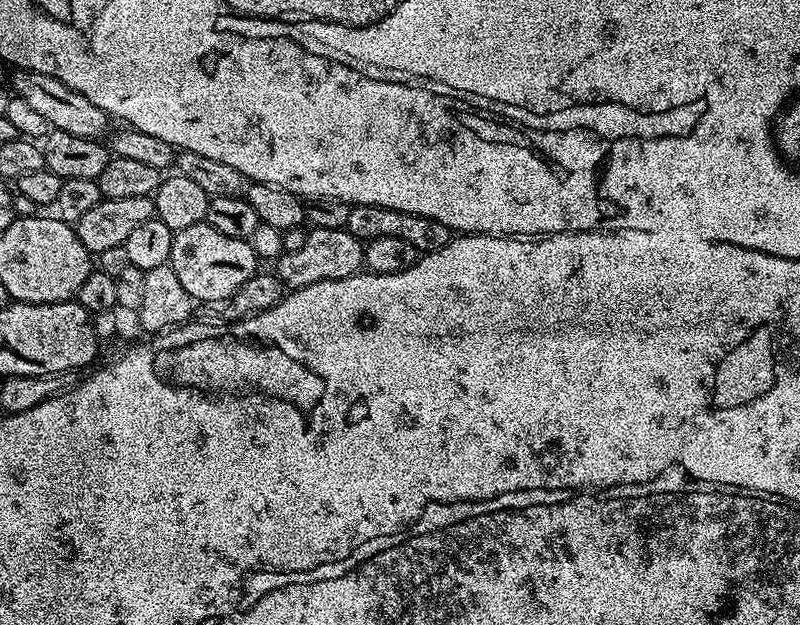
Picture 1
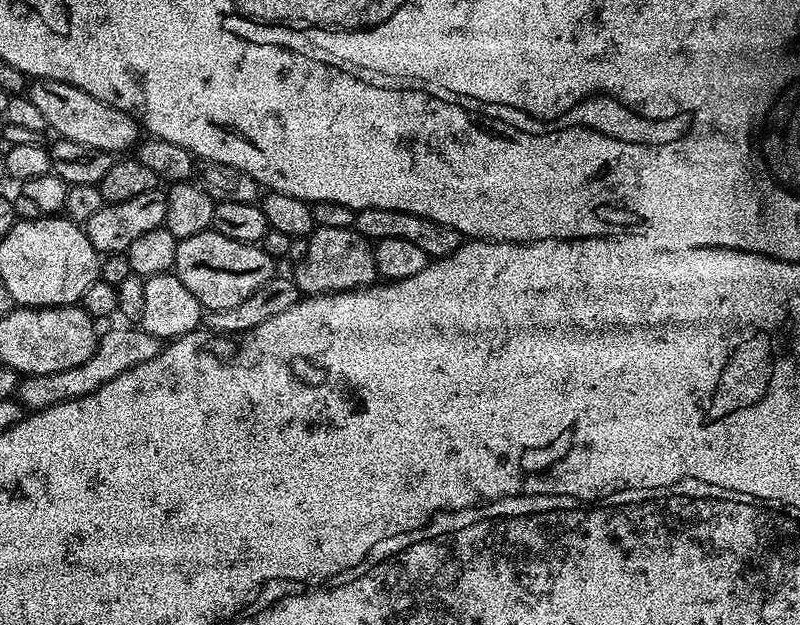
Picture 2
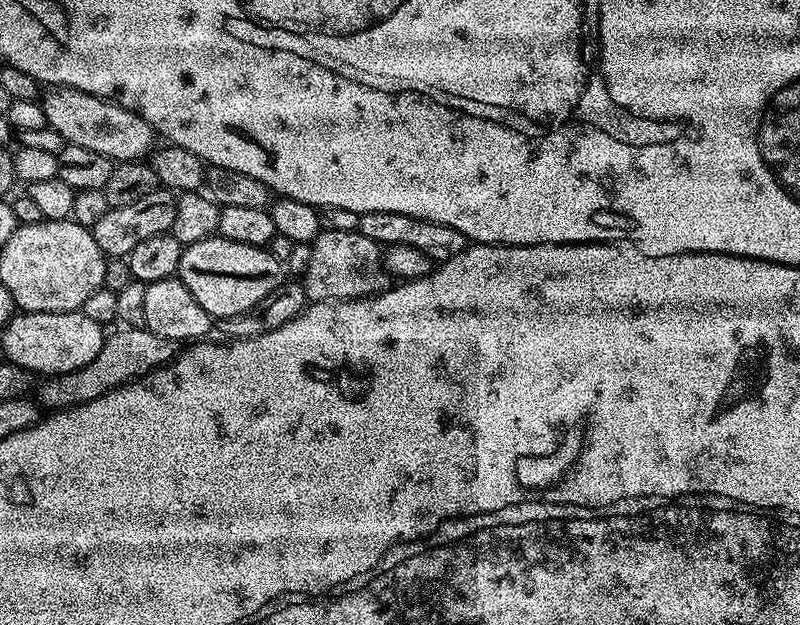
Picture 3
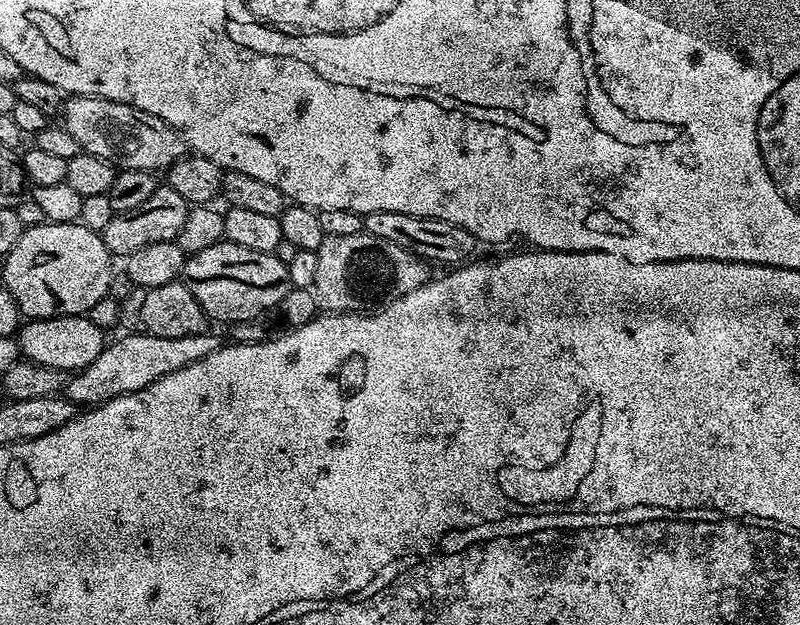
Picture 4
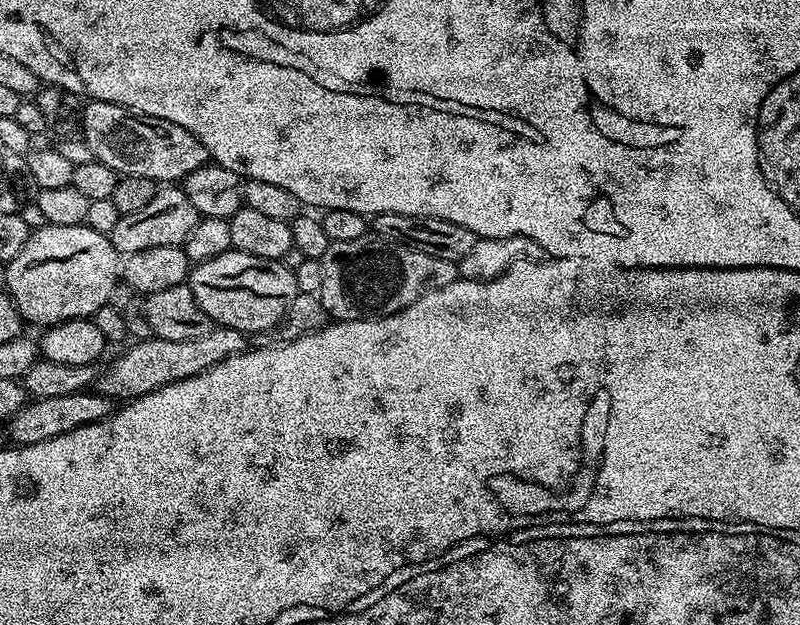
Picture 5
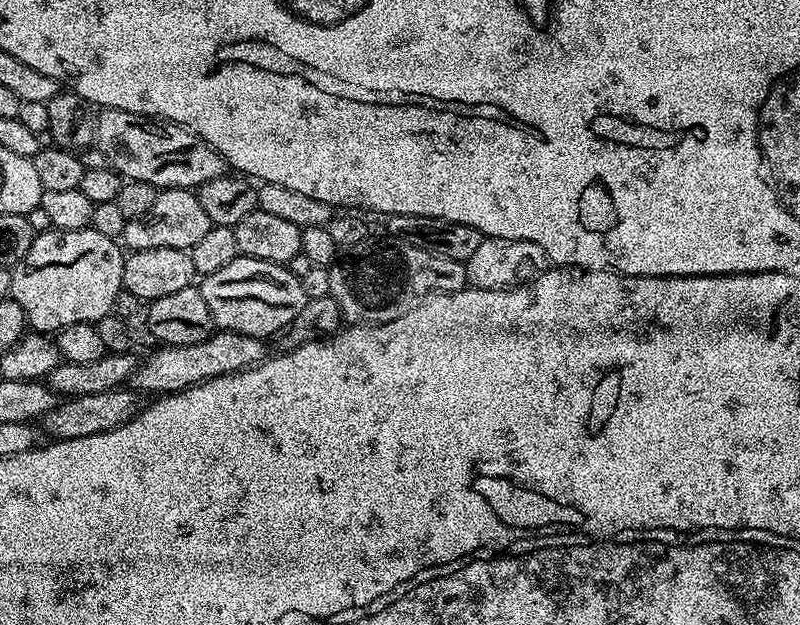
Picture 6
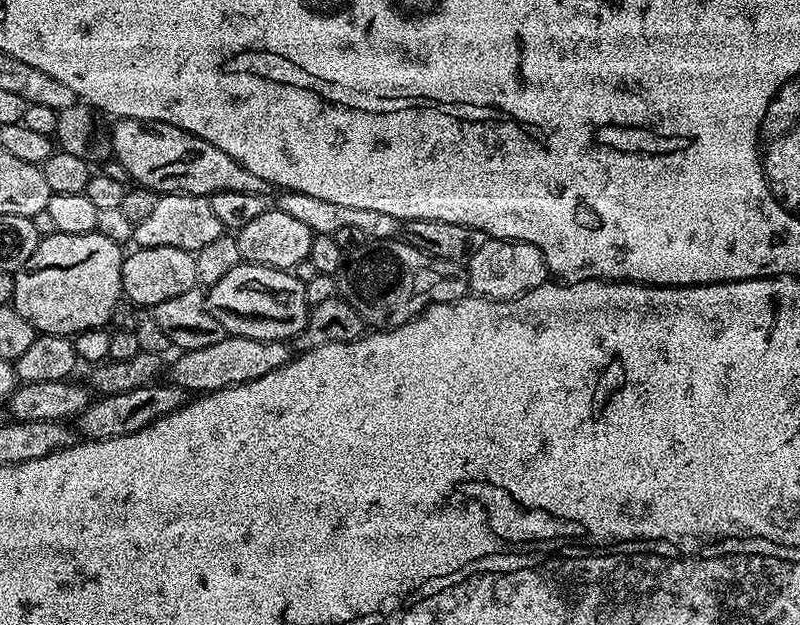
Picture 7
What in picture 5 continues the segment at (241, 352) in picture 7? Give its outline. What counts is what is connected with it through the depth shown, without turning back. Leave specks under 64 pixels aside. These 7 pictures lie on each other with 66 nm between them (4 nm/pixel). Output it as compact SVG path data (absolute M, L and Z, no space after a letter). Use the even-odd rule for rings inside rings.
M209 327L200 336L182 342L170 342L155 338L140 338L133 348L128 348L108 369L97 375L95 391L113 402L136 400L142 394L150 394L170 382L180 382L194 374L210 370L218 362L249 347L249 337L233 328Z

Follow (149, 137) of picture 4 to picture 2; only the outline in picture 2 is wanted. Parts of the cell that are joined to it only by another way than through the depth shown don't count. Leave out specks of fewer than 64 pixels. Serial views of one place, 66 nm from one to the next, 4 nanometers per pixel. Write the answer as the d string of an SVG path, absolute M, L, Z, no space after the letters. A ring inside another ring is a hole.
M36 78L27 85L26 95L38 110L42 110L49 129L53 133L56 131L59 139L82 142L82 146L94 146L94 150L113 154L127 153L124 152L127 148L128 151L135 149L141 139L142 129L133 116L86 94L86 90L78 90L78 86Z

